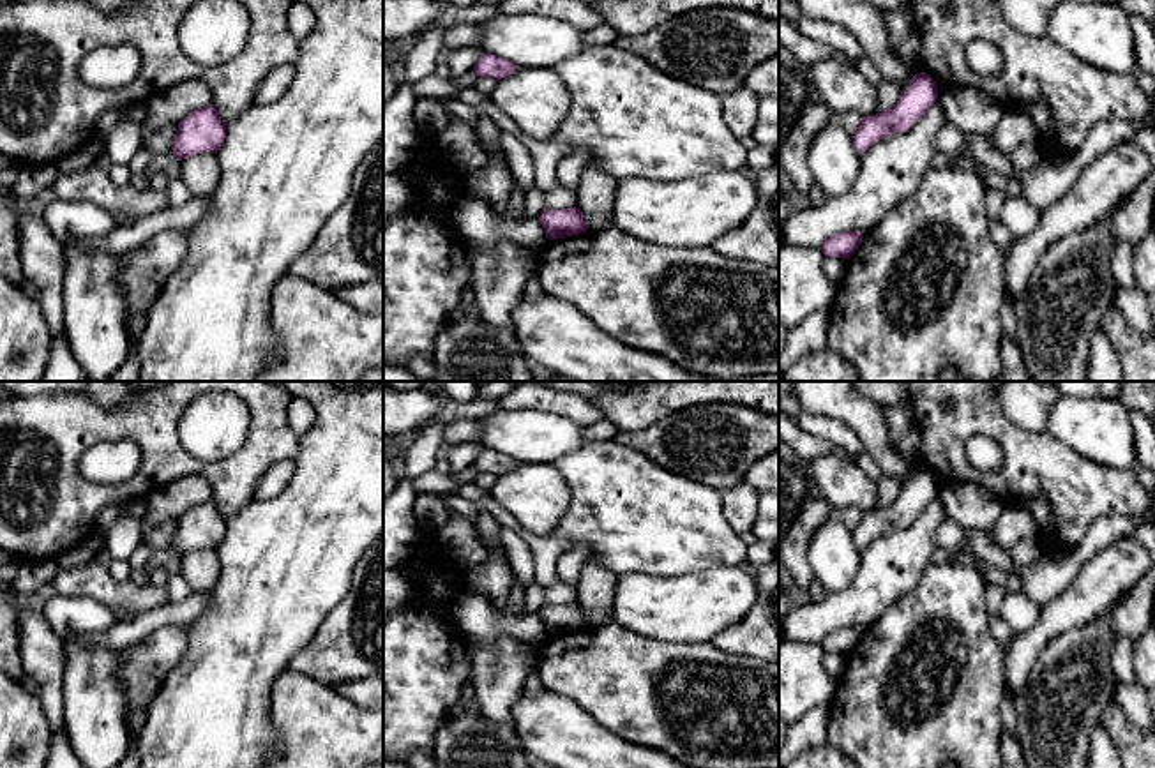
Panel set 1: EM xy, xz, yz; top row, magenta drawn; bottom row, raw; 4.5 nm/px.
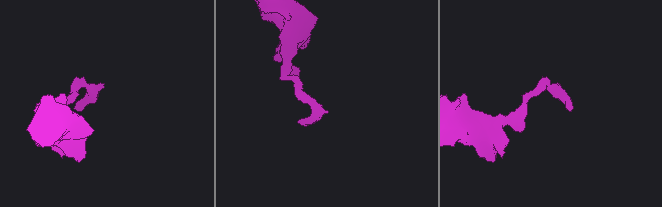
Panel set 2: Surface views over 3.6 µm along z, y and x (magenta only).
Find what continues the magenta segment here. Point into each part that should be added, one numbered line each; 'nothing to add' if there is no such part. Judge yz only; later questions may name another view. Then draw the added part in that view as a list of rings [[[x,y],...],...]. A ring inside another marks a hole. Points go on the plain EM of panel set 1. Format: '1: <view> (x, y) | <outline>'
nothing to add

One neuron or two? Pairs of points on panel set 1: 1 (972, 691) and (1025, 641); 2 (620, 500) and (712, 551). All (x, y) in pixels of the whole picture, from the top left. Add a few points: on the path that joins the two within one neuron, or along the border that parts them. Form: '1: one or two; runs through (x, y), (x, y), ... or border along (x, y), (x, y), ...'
1: two; border along (1005, 647), (1004, 687)
2: one; runs through (643, 519), (689, 532)

